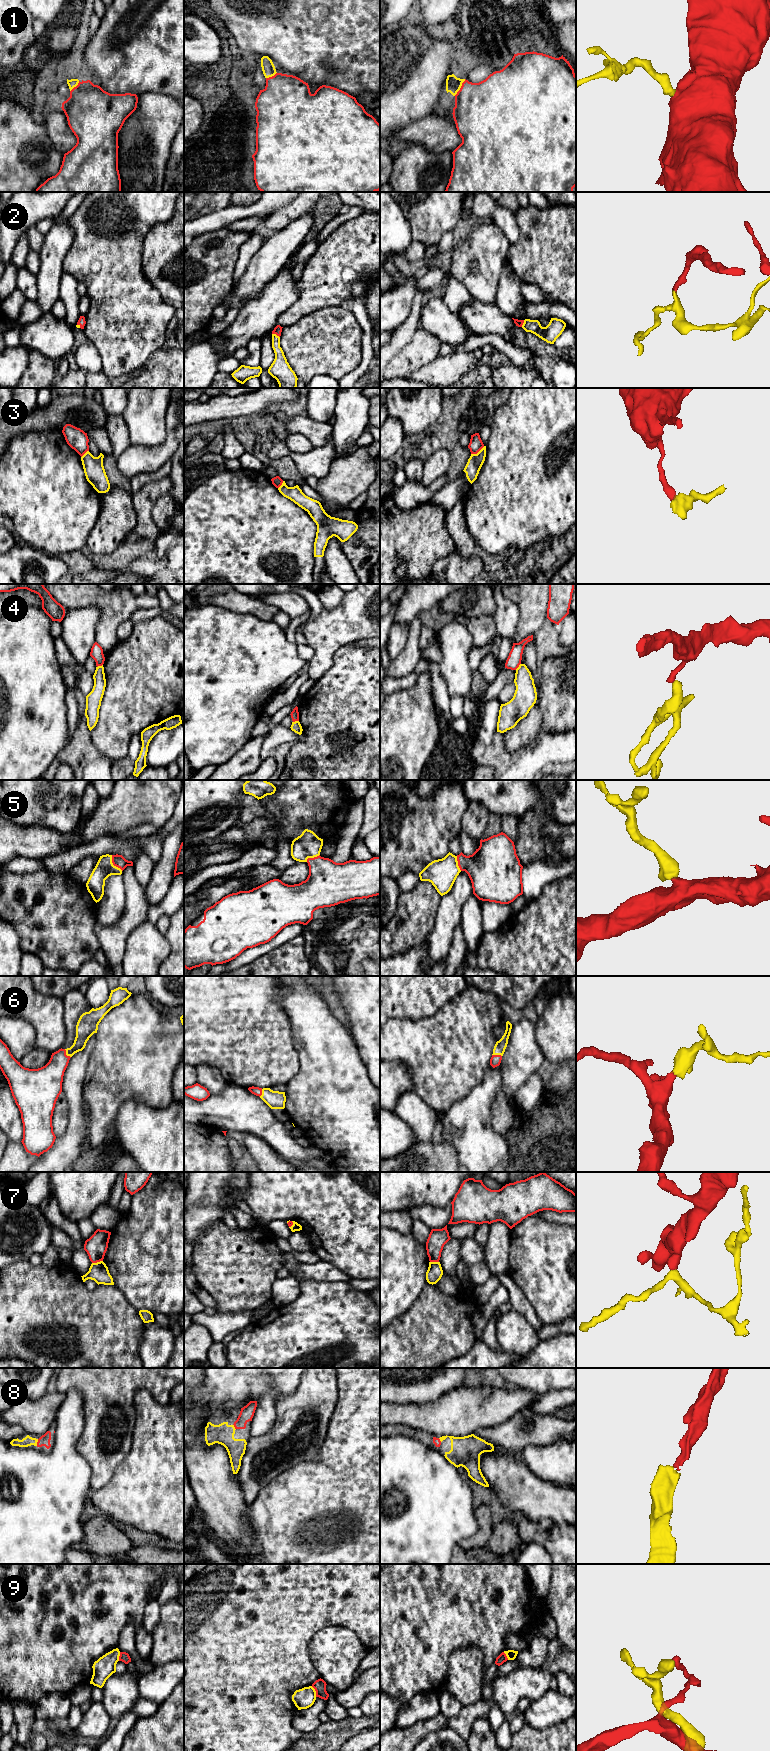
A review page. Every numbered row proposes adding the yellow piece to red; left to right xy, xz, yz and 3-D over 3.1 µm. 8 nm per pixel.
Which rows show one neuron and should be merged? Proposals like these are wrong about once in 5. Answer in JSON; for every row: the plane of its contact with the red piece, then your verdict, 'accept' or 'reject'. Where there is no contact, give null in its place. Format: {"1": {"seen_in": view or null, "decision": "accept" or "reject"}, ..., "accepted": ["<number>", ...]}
{"1": {"seen_in": "yz", "decision": "accept"}, "2": {"seen_in": "xz", "decision": "accept"}, "3": {"seen_in": "yz", "decision": "reject"}, "4": {"seen_in": "yz", "decision": "reject"}, "5": {"seen_in": "xy", "decision": "accept"}, "6": {"seen_in": "xy", "decision": "accept"}, "7": {"seen_in": "xy", "decision": "reject"}, "8": {"seen_in": "xy", "decision": "accept"}, "9": {"seen_in": "xz", "decision": "reject"}, "accepted": ["1", "2", "5", "6", "8"]}

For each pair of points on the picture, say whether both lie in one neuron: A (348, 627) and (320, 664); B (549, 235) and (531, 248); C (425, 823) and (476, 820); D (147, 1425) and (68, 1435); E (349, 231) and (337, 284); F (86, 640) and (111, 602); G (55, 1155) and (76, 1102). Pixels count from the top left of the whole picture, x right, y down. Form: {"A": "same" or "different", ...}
{"A": "same", "B": "same", "C": "different", "D": "different", "E": "same", "F": "different", "G": "same"}

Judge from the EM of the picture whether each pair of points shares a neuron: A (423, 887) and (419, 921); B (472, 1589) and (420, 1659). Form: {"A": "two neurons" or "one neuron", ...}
{"A": "one neuron", "B": "one neuron"}

